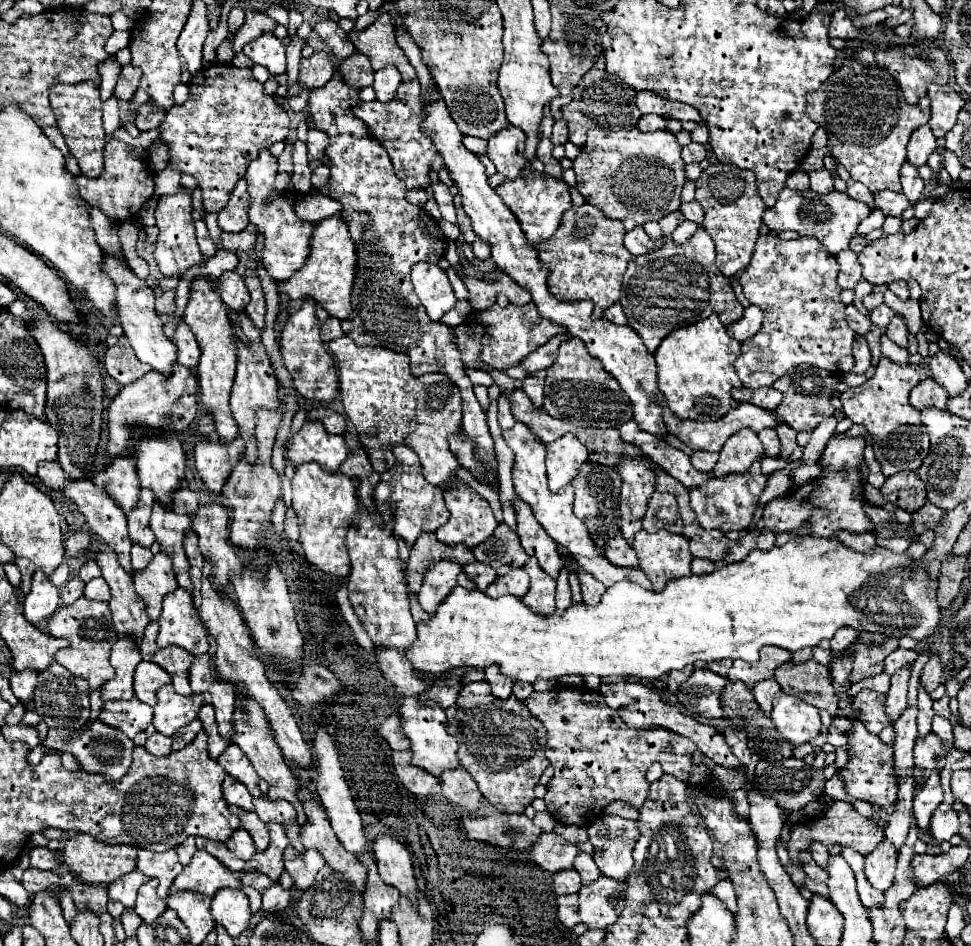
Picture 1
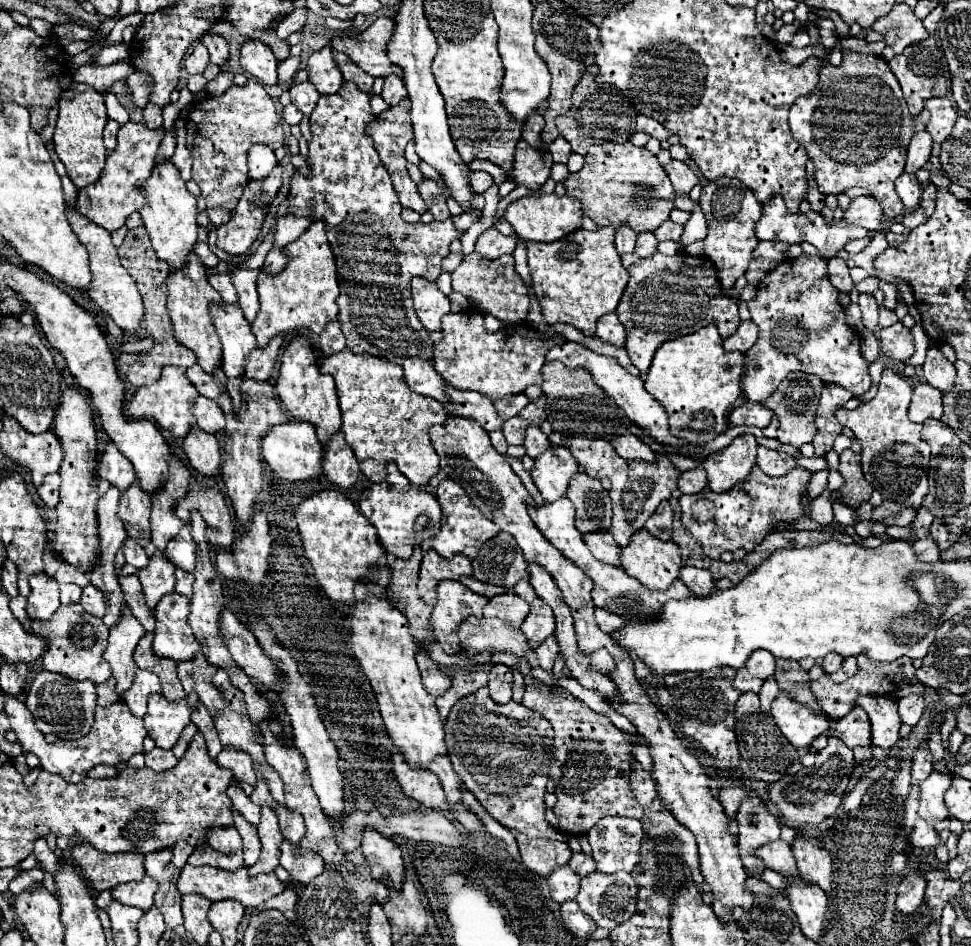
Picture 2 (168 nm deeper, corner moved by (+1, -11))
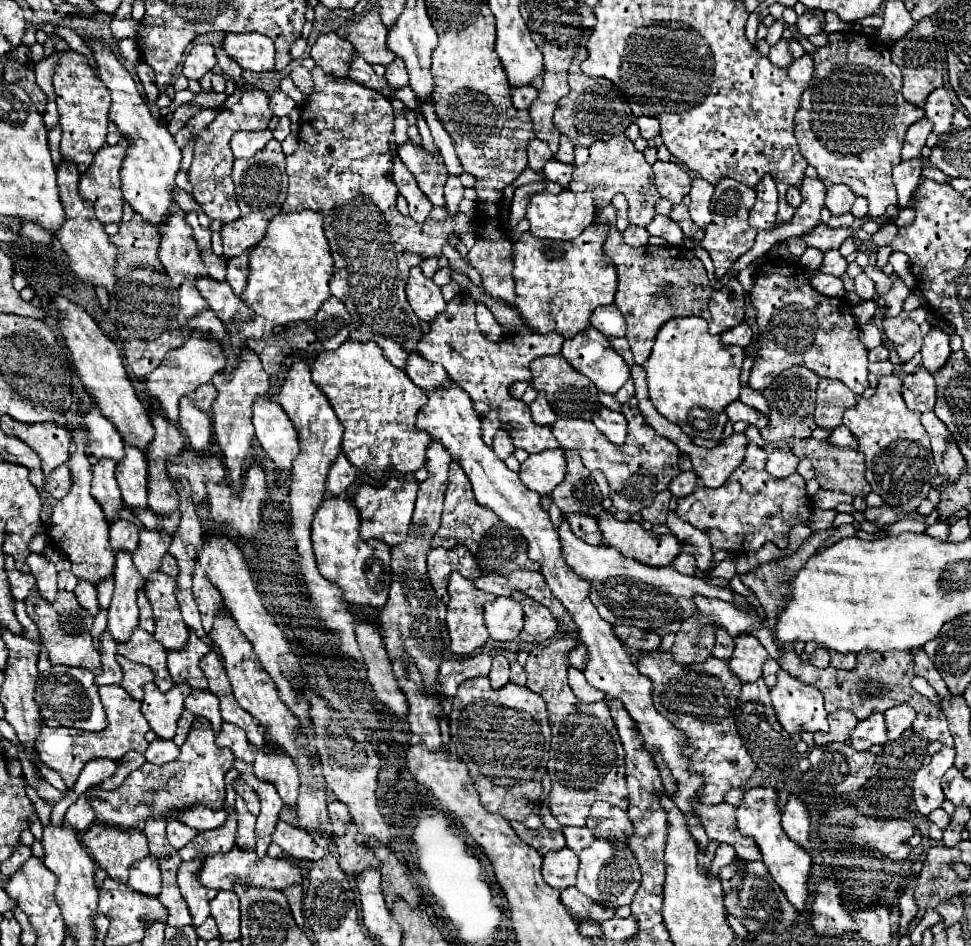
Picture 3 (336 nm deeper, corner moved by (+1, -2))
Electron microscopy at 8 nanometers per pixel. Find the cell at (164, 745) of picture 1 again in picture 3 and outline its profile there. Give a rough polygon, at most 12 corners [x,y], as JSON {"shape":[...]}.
{"shape":[[156,738],[144,752],[158,766],[176,760],[180,748],[172,740]]}

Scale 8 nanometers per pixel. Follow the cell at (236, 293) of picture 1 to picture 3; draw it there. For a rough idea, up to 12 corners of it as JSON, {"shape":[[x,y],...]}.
{"shape":[[212,250],[202,252],[210,278],[222,282],[226,260]]}

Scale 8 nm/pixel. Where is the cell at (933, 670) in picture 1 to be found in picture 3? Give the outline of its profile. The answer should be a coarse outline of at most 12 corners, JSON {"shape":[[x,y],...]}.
{"shape":[[898,704],[884,712],[888,740],[912,726],[916,712],[908,704]]}

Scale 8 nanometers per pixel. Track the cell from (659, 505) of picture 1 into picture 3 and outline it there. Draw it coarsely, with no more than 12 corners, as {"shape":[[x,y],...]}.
{"shape":[[662,490],[642,510],[650,526],[666,524],[672,494]]}

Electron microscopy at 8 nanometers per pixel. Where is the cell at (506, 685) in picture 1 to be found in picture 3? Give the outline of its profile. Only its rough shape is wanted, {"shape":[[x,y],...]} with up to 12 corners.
{"shape":[[494,656],[492,670],[488,674],[494,690],[506,686],[508,660]]}

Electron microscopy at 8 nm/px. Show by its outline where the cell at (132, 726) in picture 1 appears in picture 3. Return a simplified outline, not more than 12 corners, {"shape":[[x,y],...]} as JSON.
{"shape":[[100,686],[108,728],[40,724],[36,754],[72,788],[94,758],[144,752],[150,730],[122,686]]}

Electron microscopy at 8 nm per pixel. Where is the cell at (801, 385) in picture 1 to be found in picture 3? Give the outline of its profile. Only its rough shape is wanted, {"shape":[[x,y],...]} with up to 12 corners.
{"shape":[[804,366],[784,370],[762,392],[772,444],[808,438],[816,428],[818,376]]}

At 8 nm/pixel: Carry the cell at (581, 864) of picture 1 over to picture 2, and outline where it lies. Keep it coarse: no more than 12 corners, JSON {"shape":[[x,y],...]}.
{"shape":[[572,853],[568,865],[580,877],[596,869],[590,855]]}

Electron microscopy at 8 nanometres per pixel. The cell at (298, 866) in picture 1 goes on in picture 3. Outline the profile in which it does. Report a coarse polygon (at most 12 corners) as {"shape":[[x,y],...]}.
{"shape":[[288,822],[272,840],[288,858],[316,862],[326,850],[310,834]]}

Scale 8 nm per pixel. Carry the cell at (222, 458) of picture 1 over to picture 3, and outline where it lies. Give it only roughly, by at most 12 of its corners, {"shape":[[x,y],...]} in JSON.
{"shape":[[180,400],[178,424],[190,446],[202,452],[212,442],[212,420],[194,406]]}

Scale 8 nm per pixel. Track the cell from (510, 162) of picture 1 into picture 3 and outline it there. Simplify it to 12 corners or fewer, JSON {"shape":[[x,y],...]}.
{"shape":[[534,138],[528,142],[528,166],[540,172],[552,158],[548,144]]}

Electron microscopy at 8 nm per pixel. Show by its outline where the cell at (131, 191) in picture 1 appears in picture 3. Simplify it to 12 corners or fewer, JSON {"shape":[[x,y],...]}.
{"shape":[[124,136],[80,174],[80,196],[102,224],[120,222]]}

